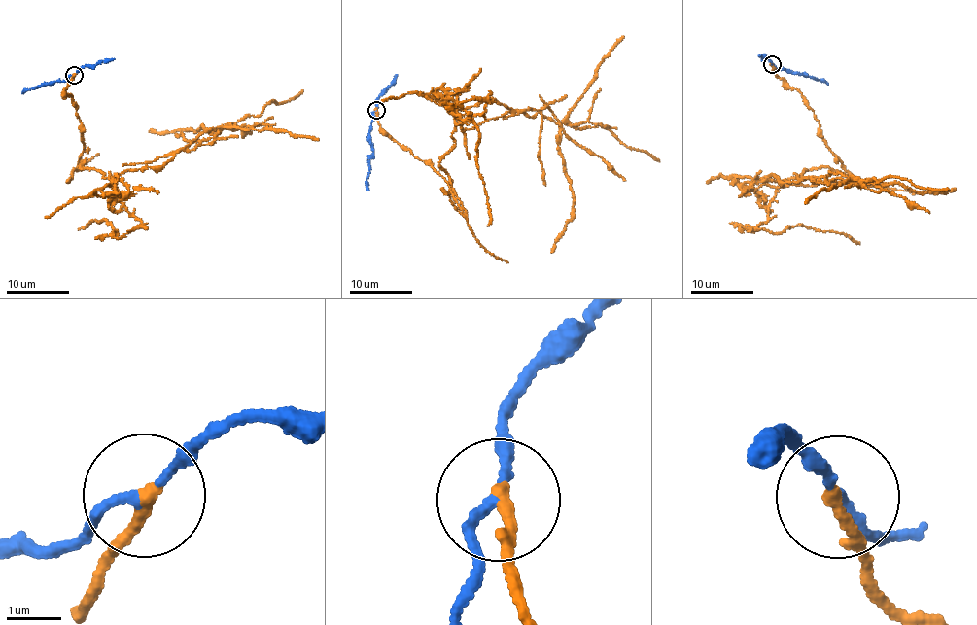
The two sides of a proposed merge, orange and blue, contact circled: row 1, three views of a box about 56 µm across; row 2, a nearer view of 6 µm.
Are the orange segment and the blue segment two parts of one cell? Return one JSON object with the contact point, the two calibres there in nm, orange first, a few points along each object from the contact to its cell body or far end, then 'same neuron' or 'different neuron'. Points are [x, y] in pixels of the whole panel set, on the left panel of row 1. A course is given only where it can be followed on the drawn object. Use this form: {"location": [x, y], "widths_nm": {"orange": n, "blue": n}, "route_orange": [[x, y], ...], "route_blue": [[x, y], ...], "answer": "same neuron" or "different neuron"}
{"location": [74, 75], "widths_nm": {"orange": 240, "blue": 120}, "route_orange": [[74, 75], [65, 91], [81, 121], [81, 170], [112, 182], [164, 165], [218, 128], [149, 132]], "route_blue": [[74, 75], [26, 88], [21, 93]], "answer": "different neuron"}

